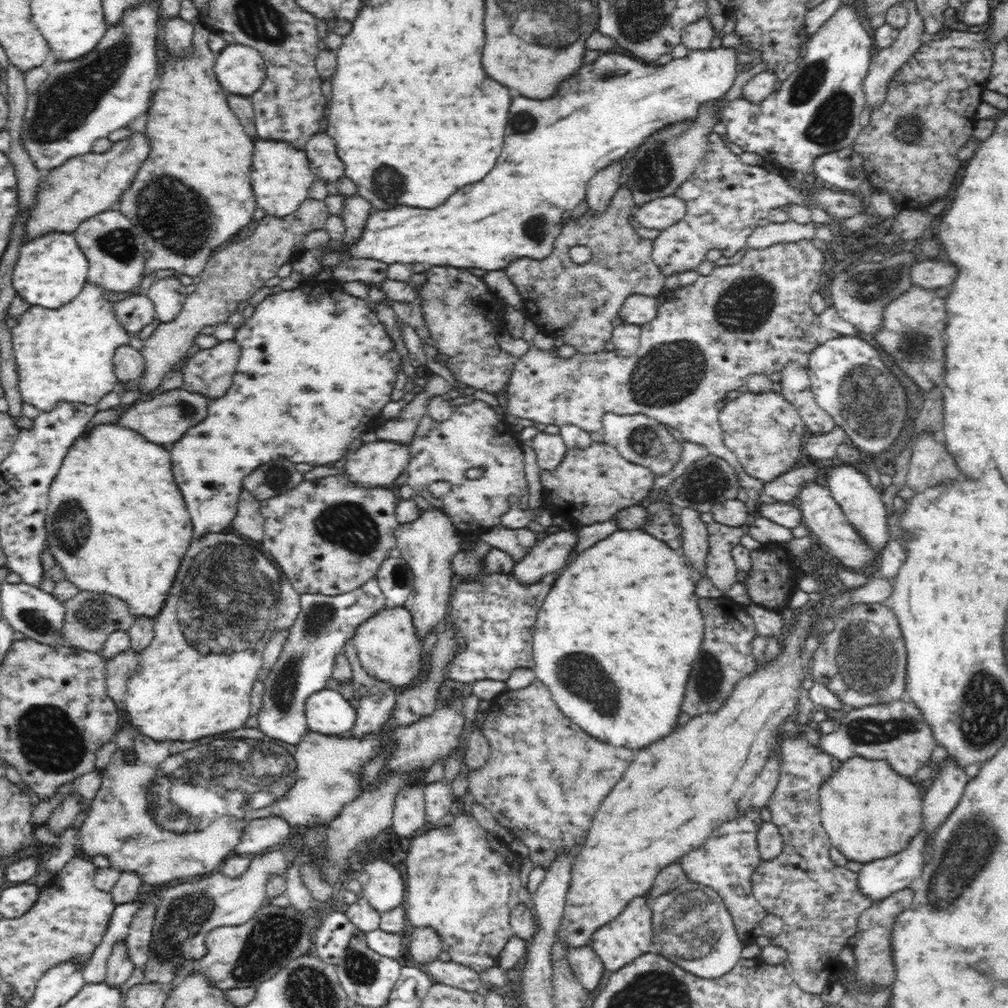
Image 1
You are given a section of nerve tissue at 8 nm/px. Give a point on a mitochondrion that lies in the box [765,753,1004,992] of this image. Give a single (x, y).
(969, 849)

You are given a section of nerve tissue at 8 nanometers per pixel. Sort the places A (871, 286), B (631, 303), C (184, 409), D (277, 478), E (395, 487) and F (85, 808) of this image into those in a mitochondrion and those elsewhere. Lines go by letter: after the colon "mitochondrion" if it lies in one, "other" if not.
A: mitochondrion
B: other
C: mitochondrion
D: mitochondrion
E: other
F: other

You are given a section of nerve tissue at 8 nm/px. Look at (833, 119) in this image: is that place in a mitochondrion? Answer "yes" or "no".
yes

